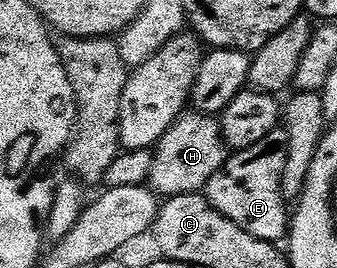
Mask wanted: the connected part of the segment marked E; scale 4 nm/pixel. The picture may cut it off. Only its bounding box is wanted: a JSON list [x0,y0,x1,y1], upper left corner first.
[207,127,291,243]

